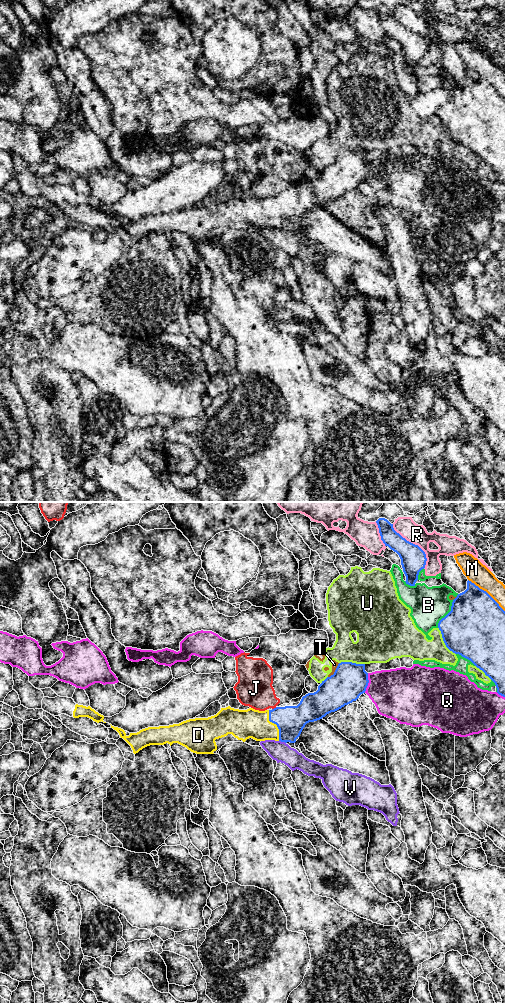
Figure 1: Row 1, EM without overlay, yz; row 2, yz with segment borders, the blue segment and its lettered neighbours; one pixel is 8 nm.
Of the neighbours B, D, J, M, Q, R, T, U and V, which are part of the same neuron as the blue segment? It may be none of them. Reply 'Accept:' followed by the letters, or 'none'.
Accept: D

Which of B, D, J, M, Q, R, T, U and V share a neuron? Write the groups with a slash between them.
B Q T U / D / J / M / R / V

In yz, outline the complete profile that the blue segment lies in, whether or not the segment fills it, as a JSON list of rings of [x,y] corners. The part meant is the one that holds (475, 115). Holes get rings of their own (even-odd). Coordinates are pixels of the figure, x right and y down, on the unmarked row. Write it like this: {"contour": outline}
{"contour": [[[471,69],[467,77],[453,88],[451,99],[438,111],[446,135],[470,148],[496,173],[497,181],[505,185],[505,99],[484,78]]]}

